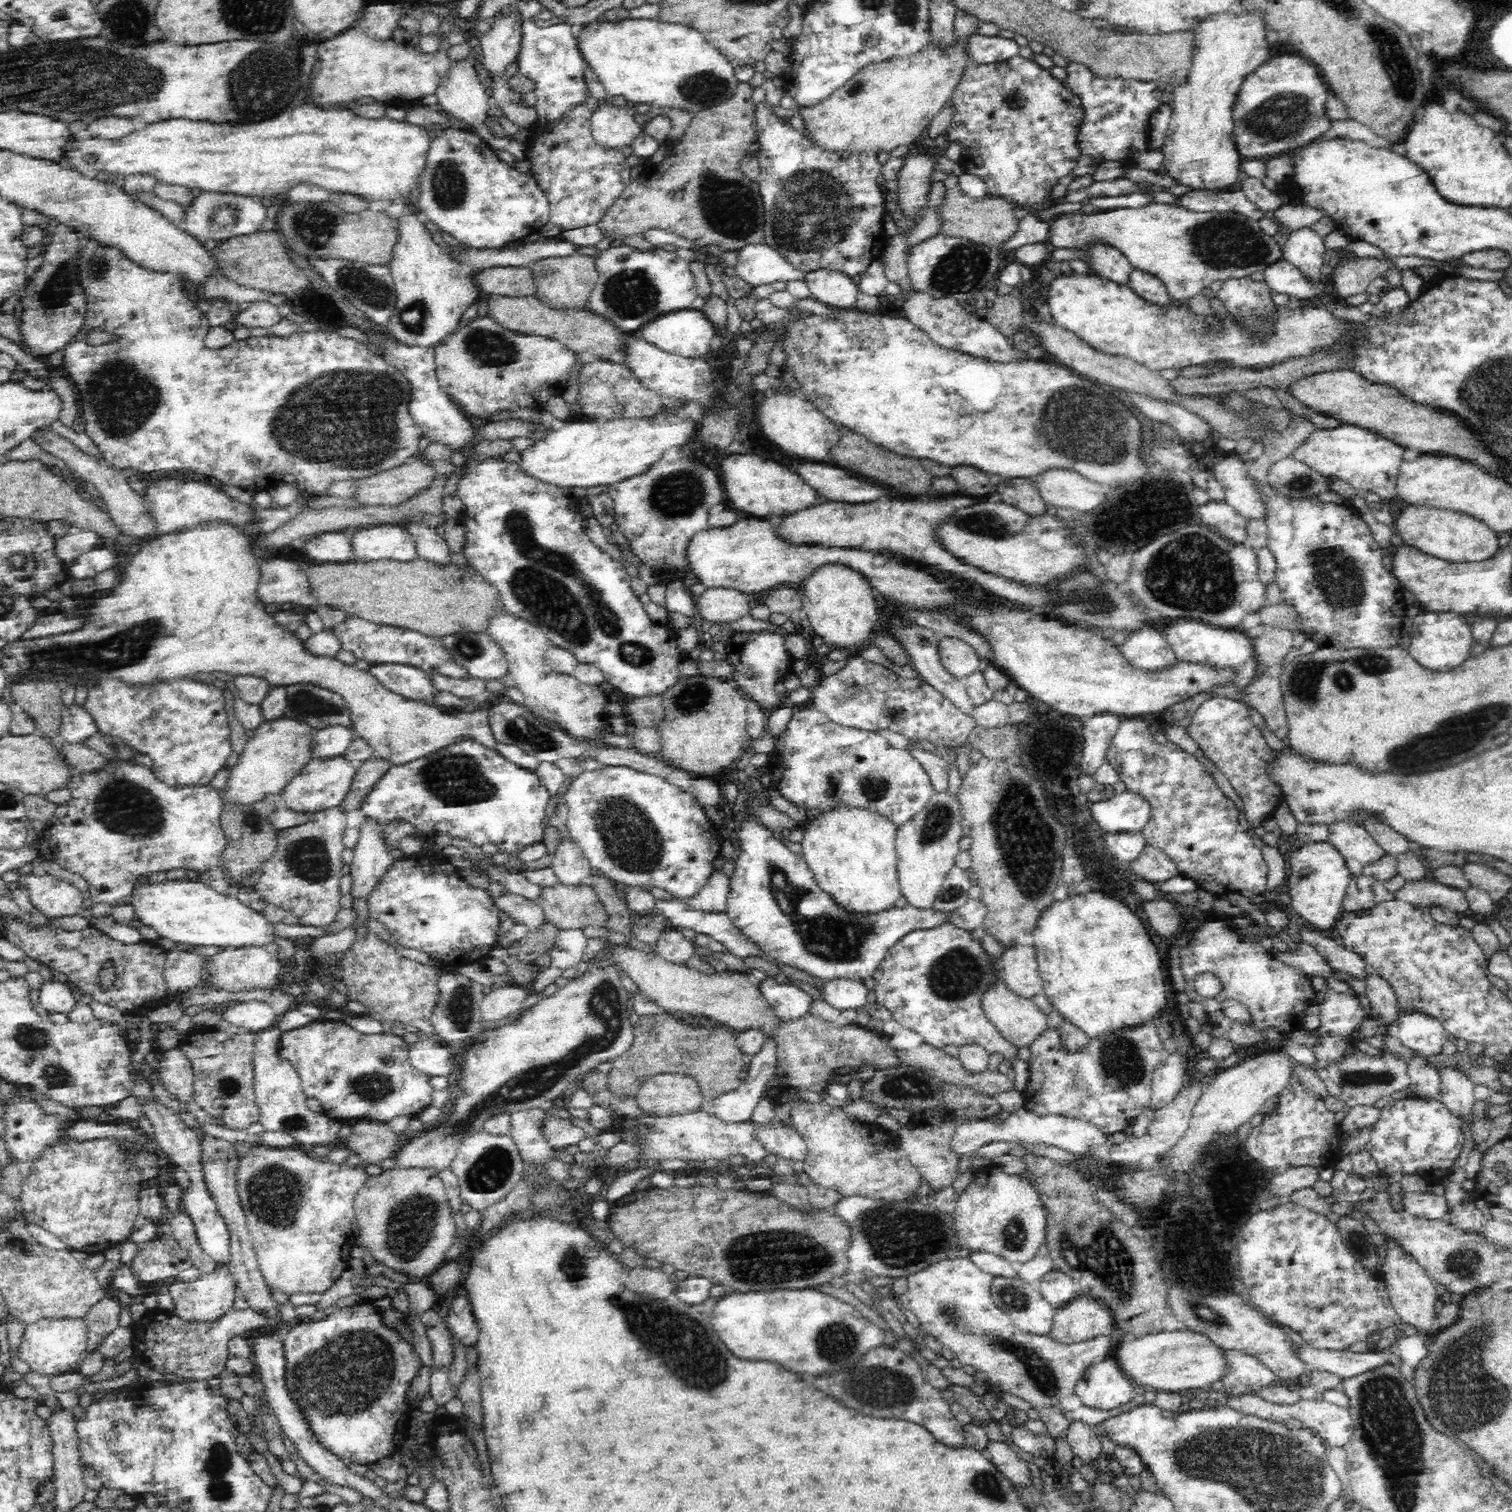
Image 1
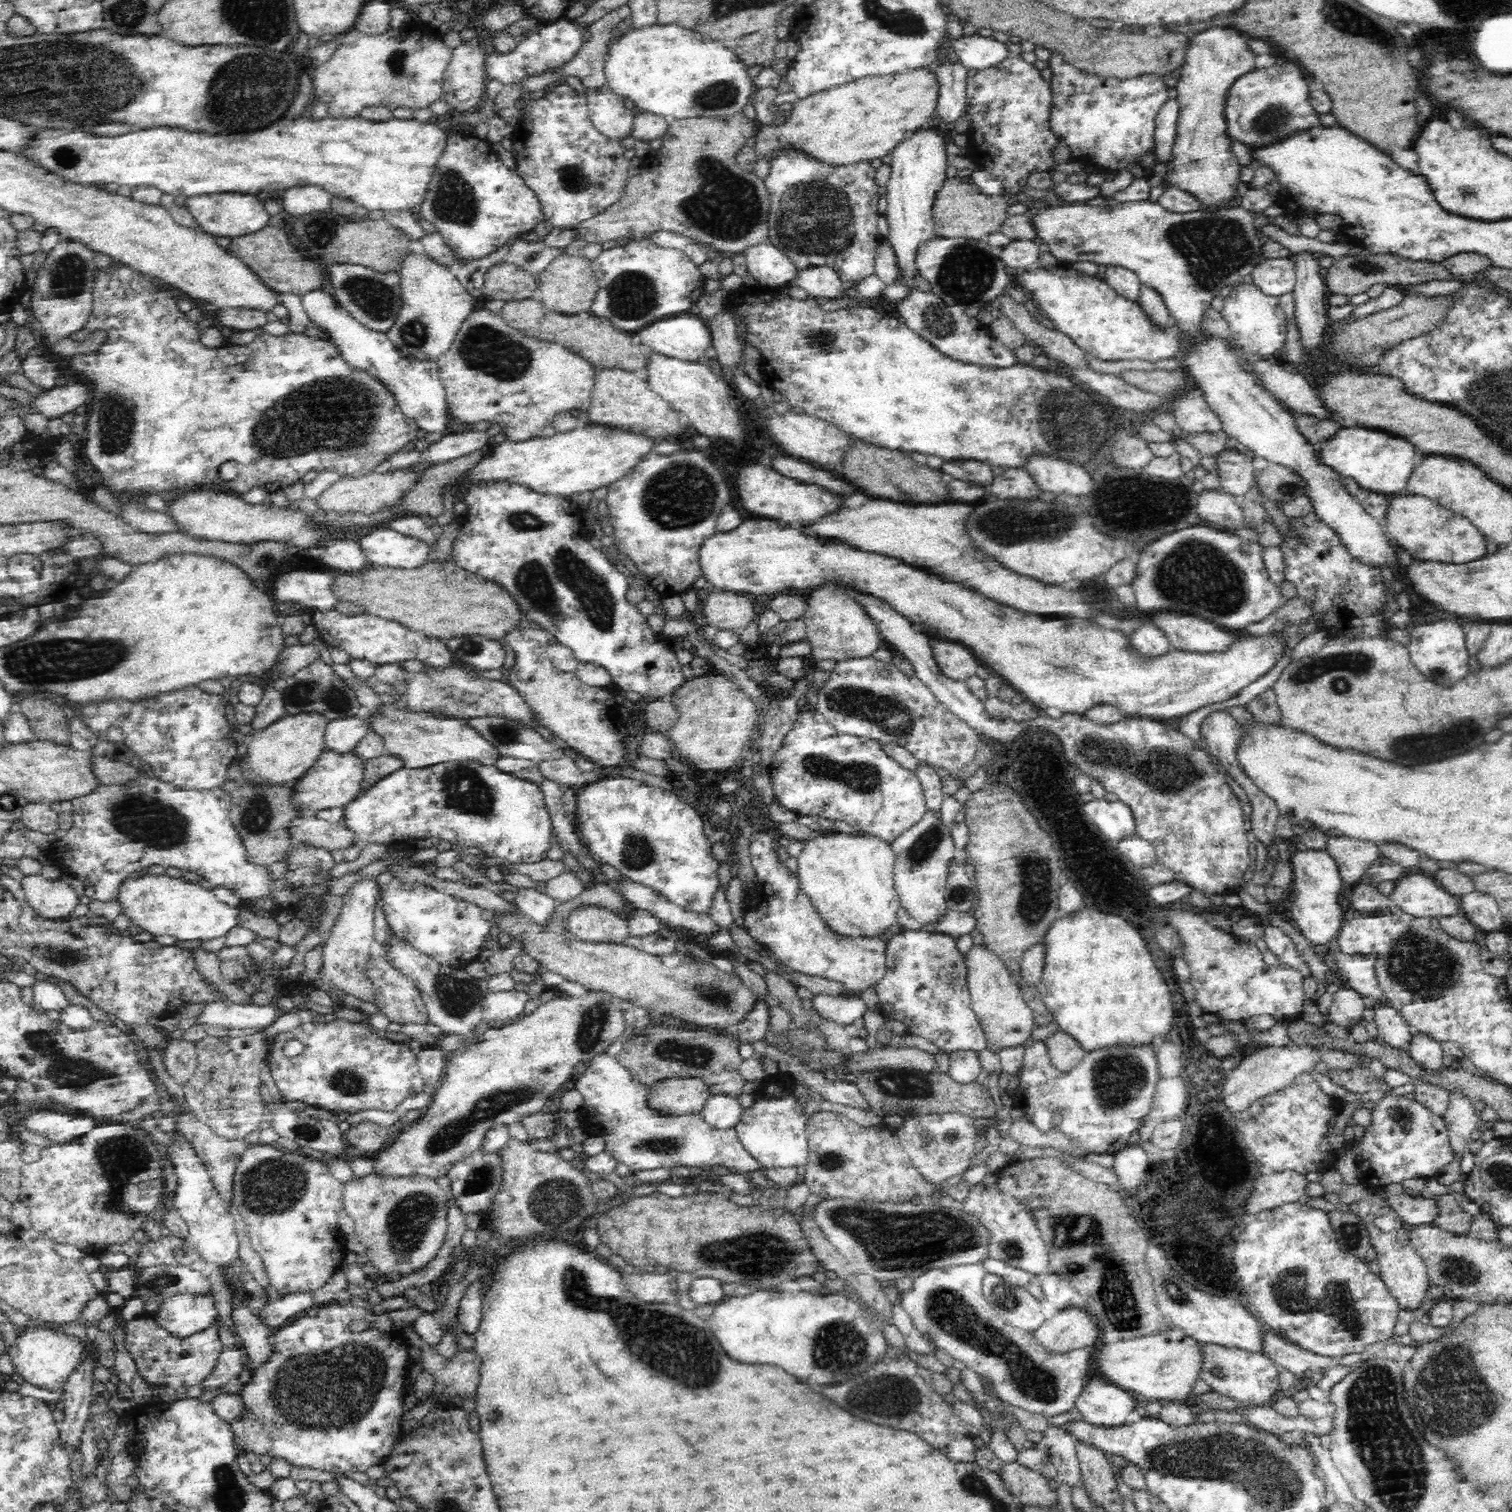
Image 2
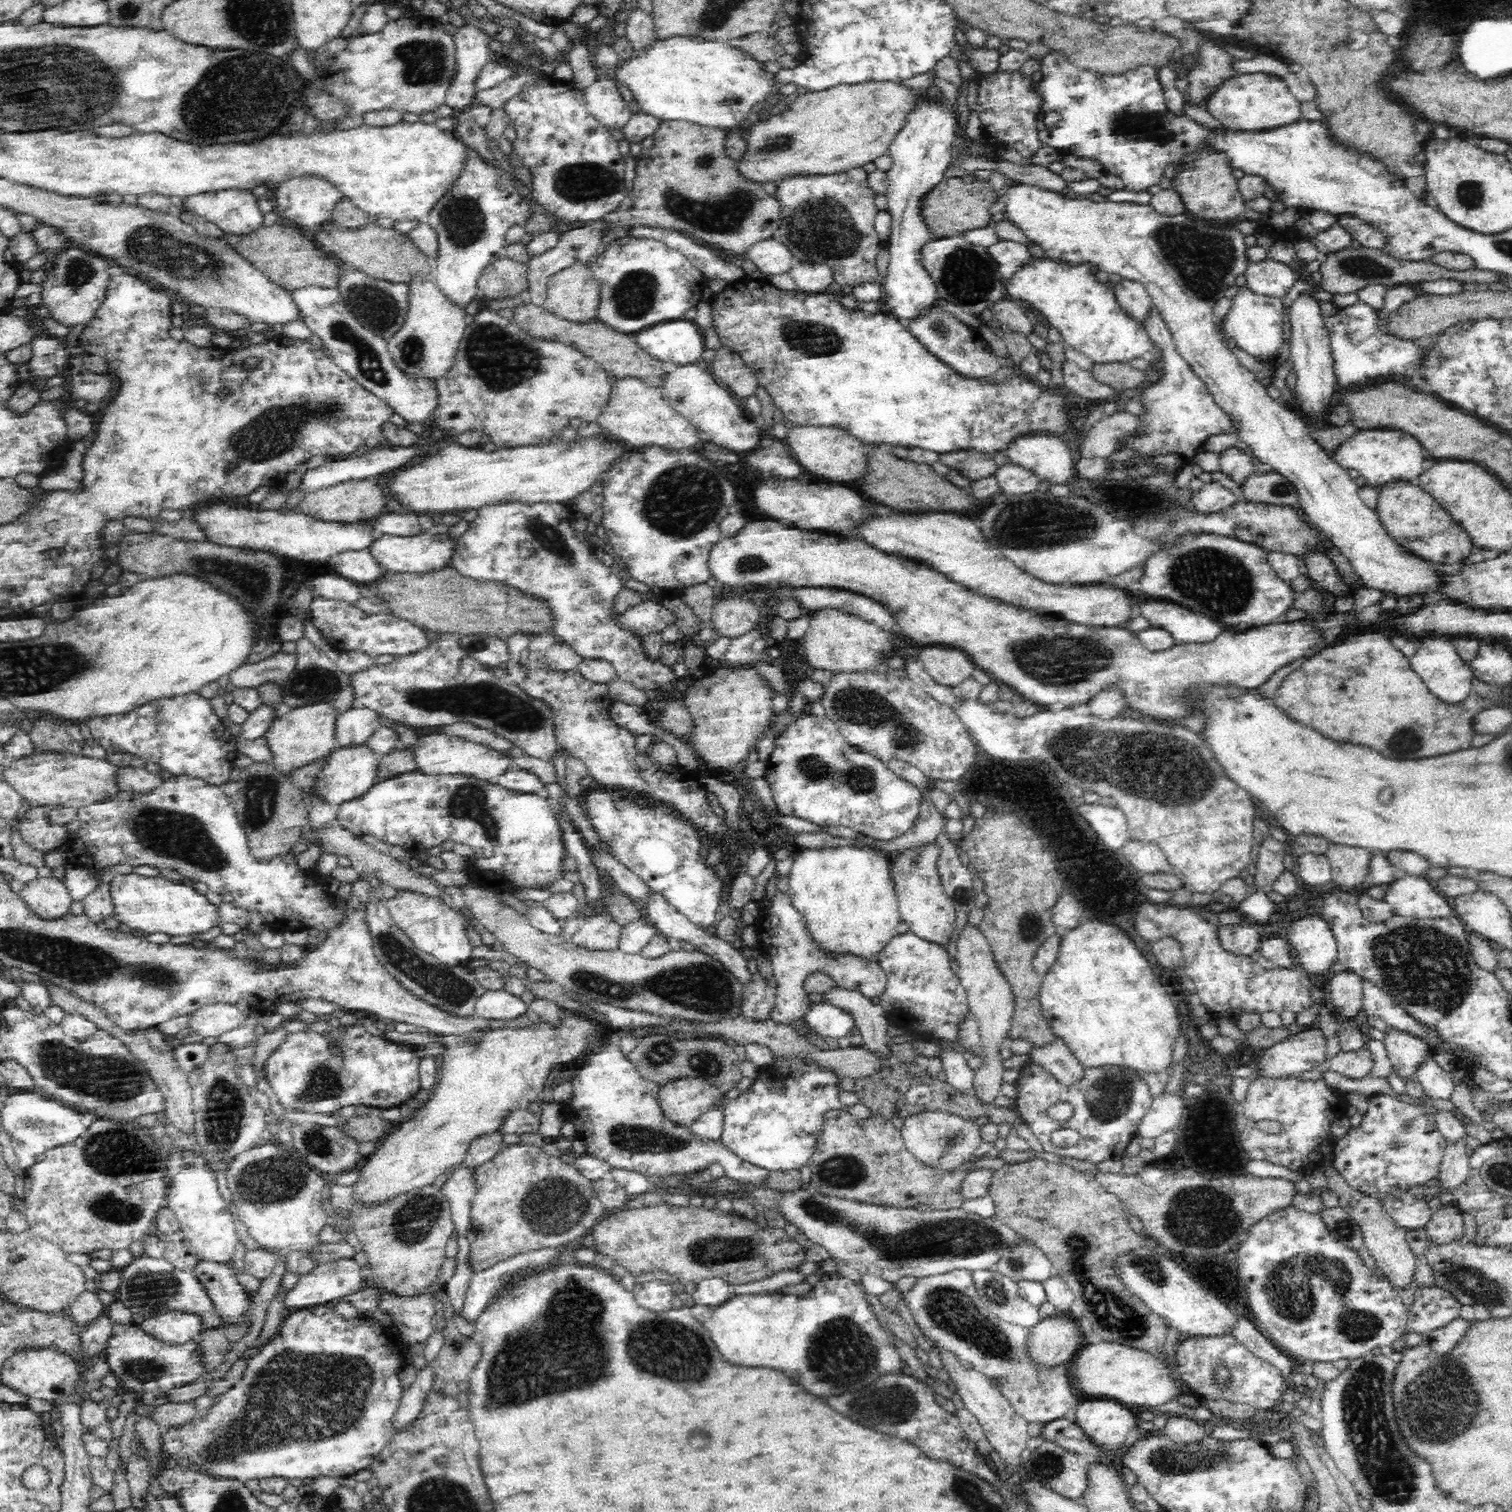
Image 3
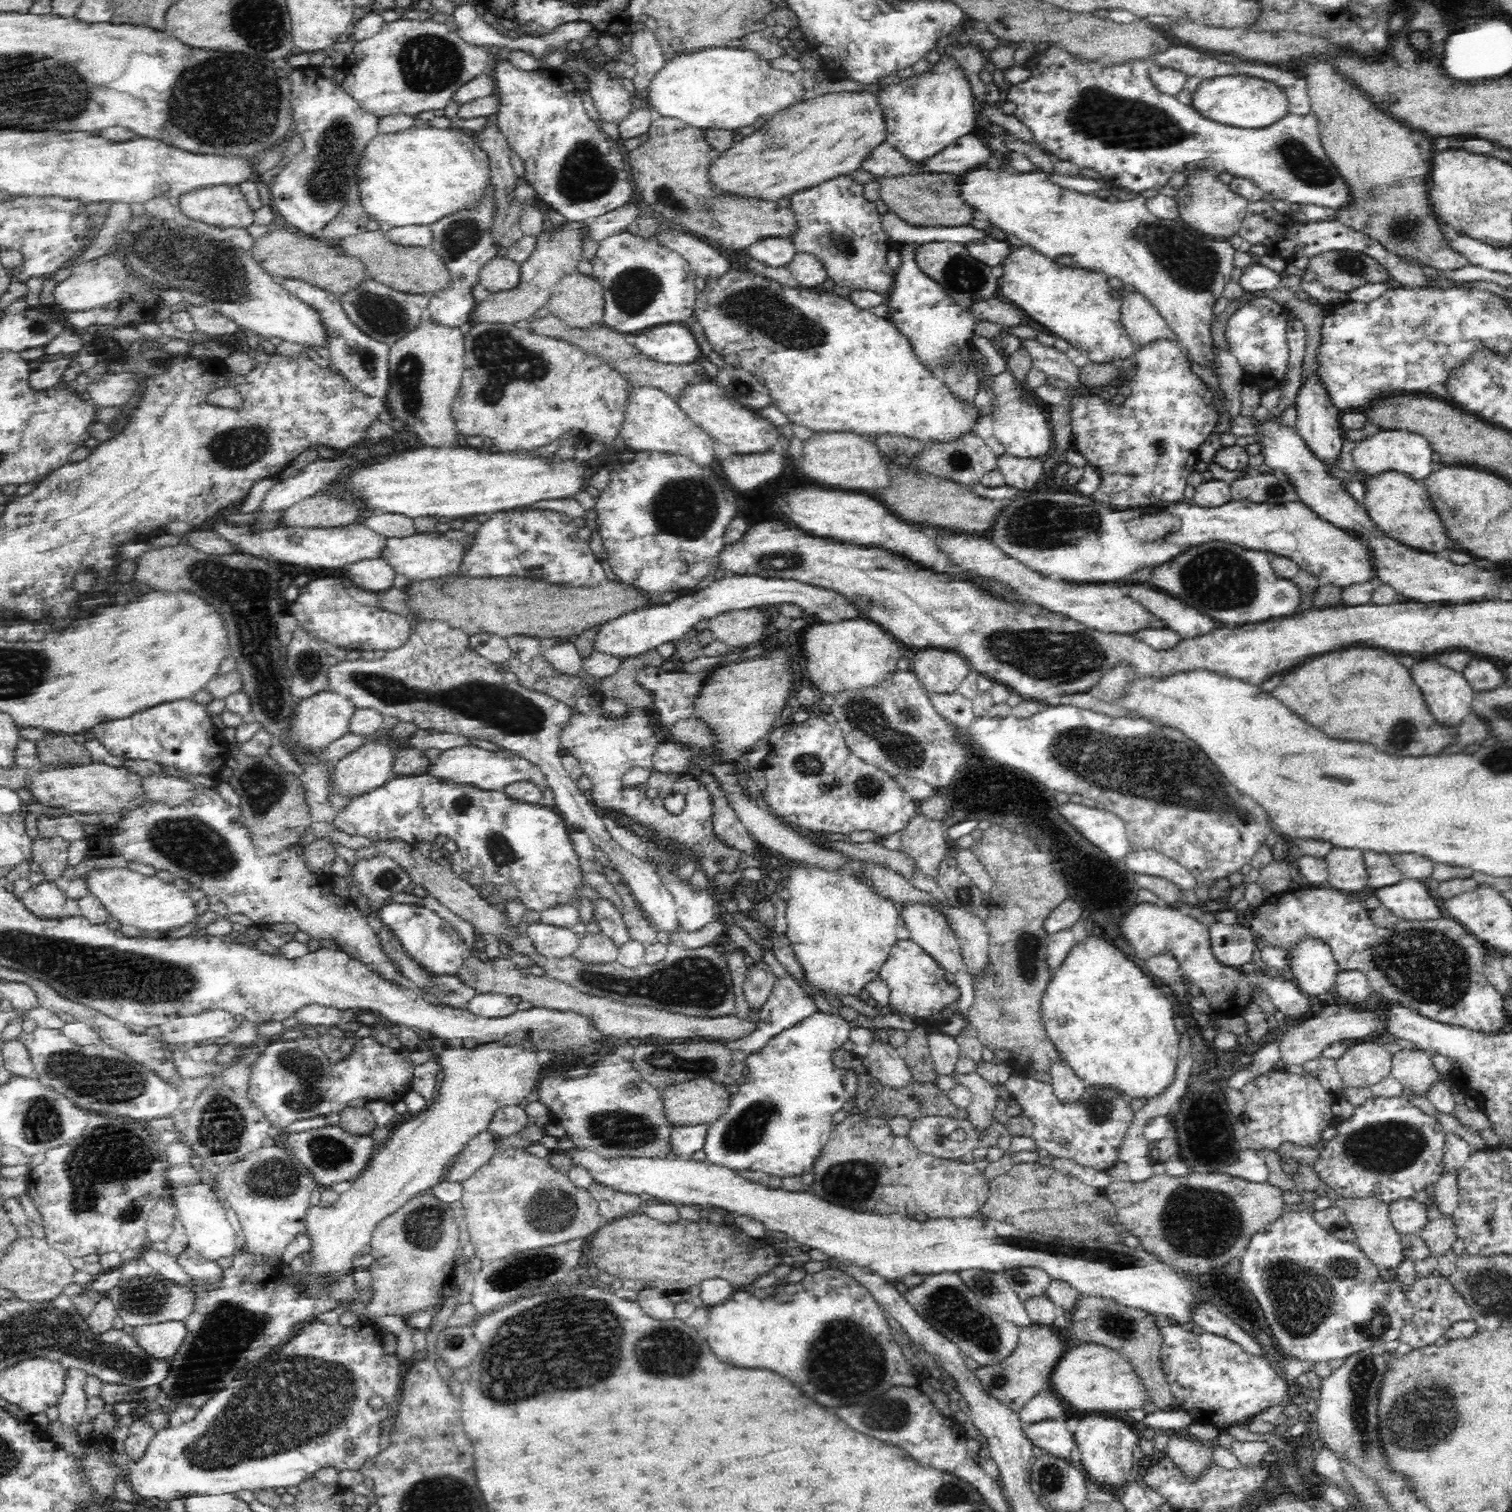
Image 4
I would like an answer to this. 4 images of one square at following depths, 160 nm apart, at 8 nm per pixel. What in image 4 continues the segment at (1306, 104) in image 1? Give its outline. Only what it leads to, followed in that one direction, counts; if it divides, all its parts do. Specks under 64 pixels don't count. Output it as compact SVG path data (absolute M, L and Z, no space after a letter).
M1244 75L1220 76L1203 80L1192 92L1191 106L1207 119L1230 127L1260 129L1276 124L1290 110L1288 93L1276 83Z

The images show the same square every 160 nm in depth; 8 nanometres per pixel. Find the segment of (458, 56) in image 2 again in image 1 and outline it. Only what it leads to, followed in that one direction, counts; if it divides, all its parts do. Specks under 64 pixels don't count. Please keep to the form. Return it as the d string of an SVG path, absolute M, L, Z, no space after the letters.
M472 55L469 58L464 58L460 61L454 61L450 70L440 81L440 84L435 90L435 95L438 97L438 109L442 110L450 117L459 119L472 126L472 131L477 134L492 151L504 150L510 155L518 158L518 160L527 159L528 146L524 142L504 136L494 136L490 128L484 127L486 118L488 118L488 106L490 104L489 95L486 93L482 82L478 78L477 71L474 67Z

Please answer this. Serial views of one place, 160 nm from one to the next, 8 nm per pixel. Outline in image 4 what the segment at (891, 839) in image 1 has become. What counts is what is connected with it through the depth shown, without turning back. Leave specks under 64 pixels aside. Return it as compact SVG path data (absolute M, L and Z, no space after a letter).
M860 861L842 868L793 864L789 869L785 883L790 891L785 935L804 970L808 986L820 990L822 996L858 996L863 984L879 975L898 940L895 934L901 919L896 904L867 880Z

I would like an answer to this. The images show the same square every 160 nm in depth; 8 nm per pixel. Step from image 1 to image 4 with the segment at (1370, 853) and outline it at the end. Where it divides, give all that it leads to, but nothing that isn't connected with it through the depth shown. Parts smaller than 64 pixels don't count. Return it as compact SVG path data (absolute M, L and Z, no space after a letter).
M1338 848L1326 854L1328 864L1327 886L1359 896L1367 886L1368 874L1365 864L1365 852L1359 849Z

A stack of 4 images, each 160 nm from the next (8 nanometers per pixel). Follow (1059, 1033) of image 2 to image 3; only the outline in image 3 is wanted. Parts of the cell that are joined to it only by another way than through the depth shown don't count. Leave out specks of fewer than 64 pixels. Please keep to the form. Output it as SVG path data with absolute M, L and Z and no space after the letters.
M1057 1036L1041 1047L1034 1047L1029 1052L1031 1062L1042 1065L1046 1071L1056 1077L1060 1083L1078 1080L1083 1073L1084 1063L1078 1060L1070 1050L1070 1045Z

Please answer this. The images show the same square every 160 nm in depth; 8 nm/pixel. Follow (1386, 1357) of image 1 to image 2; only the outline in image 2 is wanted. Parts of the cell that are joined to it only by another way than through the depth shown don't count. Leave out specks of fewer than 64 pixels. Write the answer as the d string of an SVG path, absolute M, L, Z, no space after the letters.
M1275 1332L1265 1333L1264 1356L1270 1357L1277 1365L1282 1365L1293 1374L1316 1370L1328 1371L1328 1368L1336 1366L1340 1359L1314 1354Z

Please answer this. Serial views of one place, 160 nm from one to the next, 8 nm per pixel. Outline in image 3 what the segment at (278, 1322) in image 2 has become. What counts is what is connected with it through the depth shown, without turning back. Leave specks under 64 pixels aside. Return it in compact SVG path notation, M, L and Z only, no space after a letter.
M354 1257L337 1258L323 1262L320 1268L314 1268L308 1276L302 1276L287 1292L286 1298L284 1298L284 1310L288 1310L288 1313L307 1310L310 1307L325 1305L332 1300L362 1290L367 1283L360 1276L360 1268L362 1266L356 1262Z

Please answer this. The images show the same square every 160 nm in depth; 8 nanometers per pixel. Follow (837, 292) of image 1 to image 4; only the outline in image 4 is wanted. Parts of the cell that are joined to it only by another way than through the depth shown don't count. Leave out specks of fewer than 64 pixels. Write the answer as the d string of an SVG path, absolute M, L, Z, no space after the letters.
M802 252L794 256L787 269L798 280L802 289L820 289L821 284L824 284L829 277L824 263L812 254Z

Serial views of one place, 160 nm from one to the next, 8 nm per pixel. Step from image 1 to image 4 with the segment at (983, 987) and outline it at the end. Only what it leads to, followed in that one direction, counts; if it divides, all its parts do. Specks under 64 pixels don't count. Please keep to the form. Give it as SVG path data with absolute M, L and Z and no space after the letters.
M912 938L897 940L887 957L888 960L882 964L879 976L888 985L887 1005L890 1006L891 1012L906 1014L914 1018L918 1025L929 1022L939 1030L939 1026L947 1020L942 1012L960 1000L960 987L956 983L950 984L944 978L947 971Z

